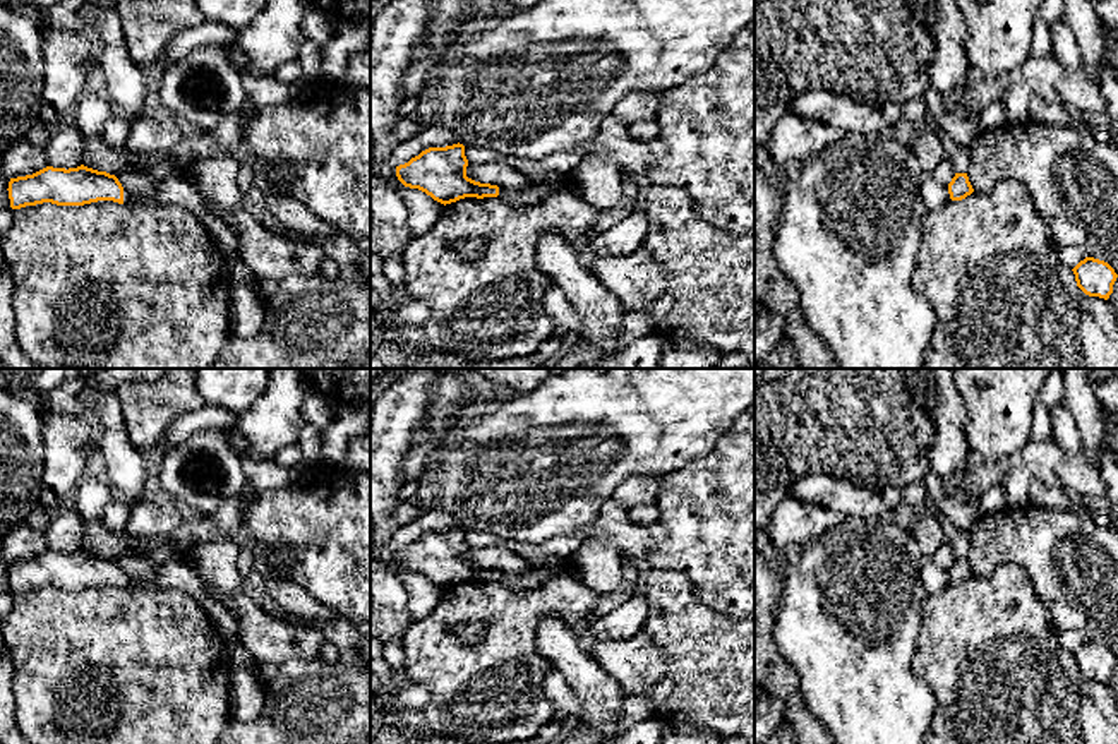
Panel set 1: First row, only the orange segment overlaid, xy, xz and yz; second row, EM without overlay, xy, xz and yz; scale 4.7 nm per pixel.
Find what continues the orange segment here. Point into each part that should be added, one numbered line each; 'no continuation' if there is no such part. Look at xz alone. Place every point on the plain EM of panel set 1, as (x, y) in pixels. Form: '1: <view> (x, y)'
no continuation

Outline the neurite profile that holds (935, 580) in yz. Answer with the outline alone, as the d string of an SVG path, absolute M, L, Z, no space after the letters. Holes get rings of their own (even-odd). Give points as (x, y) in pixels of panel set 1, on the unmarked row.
M929 555L921 557L921 581L928 595L938 595L952 585L948 571L938 567Z

